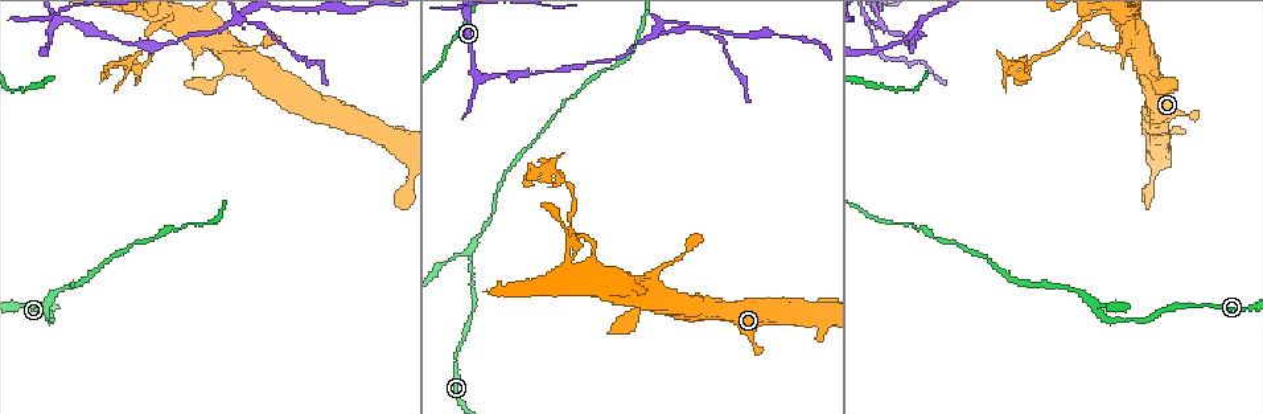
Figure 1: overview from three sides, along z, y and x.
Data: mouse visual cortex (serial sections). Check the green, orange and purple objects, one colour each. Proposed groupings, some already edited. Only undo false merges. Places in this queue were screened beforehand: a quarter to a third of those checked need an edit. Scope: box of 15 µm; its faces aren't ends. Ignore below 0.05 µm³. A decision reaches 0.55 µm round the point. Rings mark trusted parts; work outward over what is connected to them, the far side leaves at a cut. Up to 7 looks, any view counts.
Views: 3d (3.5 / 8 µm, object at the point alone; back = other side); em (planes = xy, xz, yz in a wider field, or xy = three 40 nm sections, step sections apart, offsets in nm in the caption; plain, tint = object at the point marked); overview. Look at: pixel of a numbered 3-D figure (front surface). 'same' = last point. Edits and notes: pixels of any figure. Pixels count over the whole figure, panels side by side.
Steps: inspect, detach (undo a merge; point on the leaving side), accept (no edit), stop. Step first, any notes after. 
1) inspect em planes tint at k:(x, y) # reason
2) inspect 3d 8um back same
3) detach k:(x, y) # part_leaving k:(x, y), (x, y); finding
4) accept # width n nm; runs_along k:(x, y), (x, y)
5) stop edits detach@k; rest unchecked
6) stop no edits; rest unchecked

inspect 3d 3.5um at 1:(470, 251) # a fork

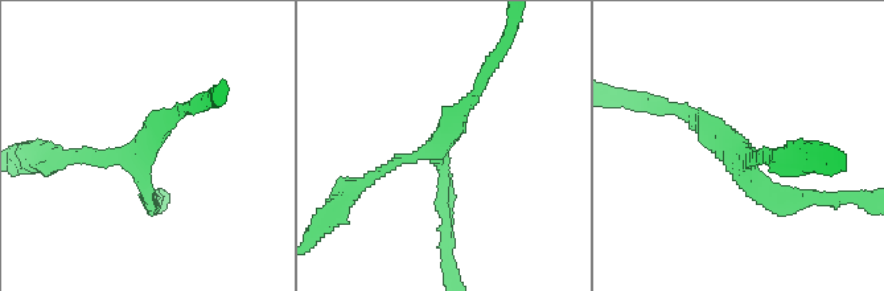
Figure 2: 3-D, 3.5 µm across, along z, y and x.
inspect em xy step 2 tint at 2:(742, 160) # arms 3; arm_widths 150, 200, 250 nm; shape alone is not enough

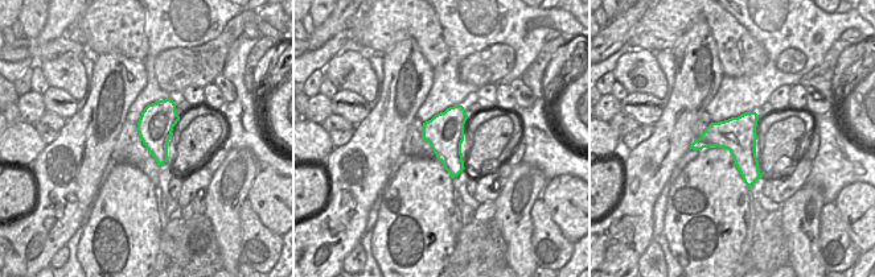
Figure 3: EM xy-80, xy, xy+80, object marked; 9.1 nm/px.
accept # runs_along 2:(805, 199), (761, 195), (683, 110); all the same cell

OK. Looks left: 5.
inspect 3d 3.5um at 1:(212, 38)

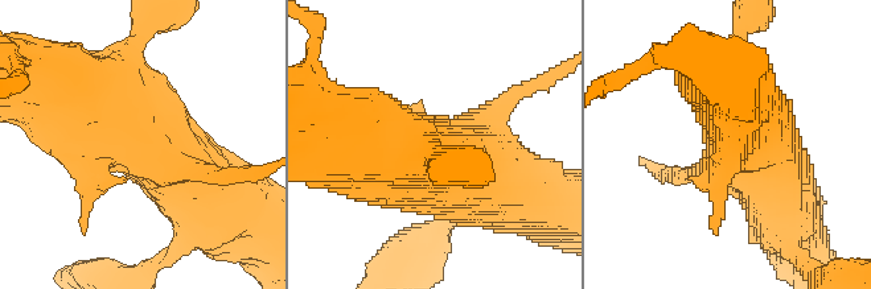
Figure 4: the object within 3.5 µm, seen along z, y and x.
inspect em planes tint at 4:(143, 132)

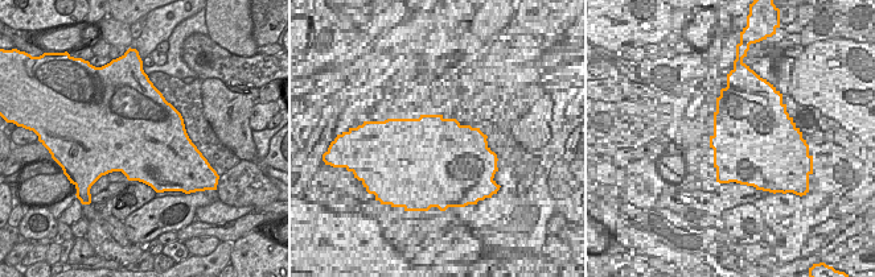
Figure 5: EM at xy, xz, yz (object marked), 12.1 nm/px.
accept # runs_along 4:(239, 203), (97, 114); one cell here

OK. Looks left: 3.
inspect 3d 8um at 1:(139, 62)

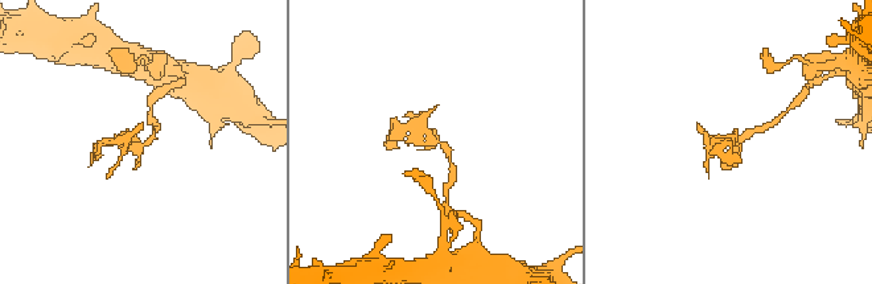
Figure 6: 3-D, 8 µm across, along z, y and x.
inspect 3d 3.5um at 6:(433, 142)

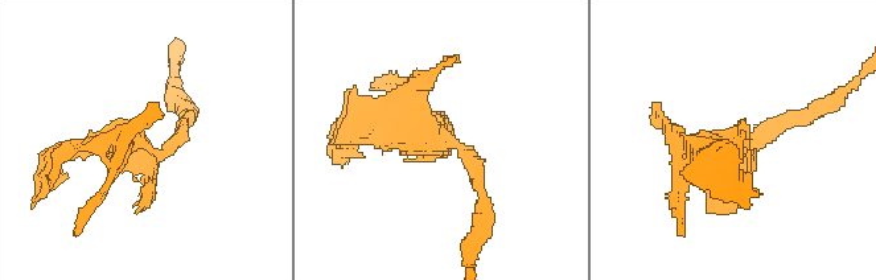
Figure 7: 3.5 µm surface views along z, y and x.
detach 7:(424, 116) # part_leaving 7:(456, 143), (423, 110), (427, 79), (456, 58); a second cell is stuck on

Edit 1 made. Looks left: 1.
stop edits detach@7; rest unchecked

